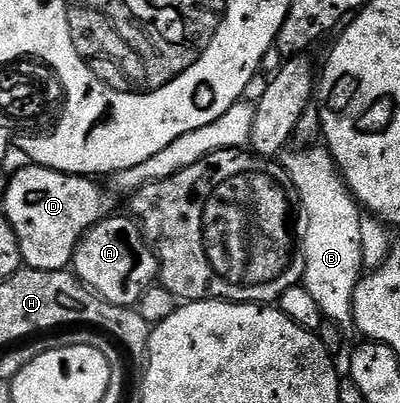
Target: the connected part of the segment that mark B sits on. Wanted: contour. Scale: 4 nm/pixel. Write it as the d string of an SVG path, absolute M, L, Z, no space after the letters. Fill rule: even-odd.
M326 148L303 149L300 153L287 151L282 154L281 164L291 177L295 188L298 208L303 213L303 233L301 229L301 252L303 254L302 284L313 295L317 307L321 307L324 318L343 329L354 326L353 291L365 270L361 259L361 206L343 182L343 176L335 168L335 161Z

